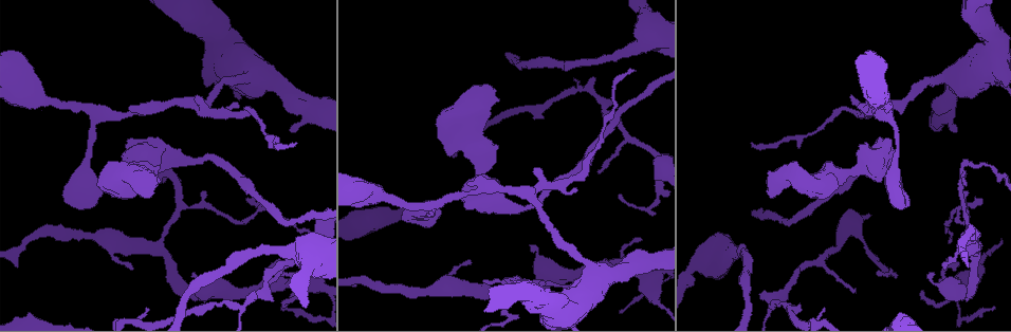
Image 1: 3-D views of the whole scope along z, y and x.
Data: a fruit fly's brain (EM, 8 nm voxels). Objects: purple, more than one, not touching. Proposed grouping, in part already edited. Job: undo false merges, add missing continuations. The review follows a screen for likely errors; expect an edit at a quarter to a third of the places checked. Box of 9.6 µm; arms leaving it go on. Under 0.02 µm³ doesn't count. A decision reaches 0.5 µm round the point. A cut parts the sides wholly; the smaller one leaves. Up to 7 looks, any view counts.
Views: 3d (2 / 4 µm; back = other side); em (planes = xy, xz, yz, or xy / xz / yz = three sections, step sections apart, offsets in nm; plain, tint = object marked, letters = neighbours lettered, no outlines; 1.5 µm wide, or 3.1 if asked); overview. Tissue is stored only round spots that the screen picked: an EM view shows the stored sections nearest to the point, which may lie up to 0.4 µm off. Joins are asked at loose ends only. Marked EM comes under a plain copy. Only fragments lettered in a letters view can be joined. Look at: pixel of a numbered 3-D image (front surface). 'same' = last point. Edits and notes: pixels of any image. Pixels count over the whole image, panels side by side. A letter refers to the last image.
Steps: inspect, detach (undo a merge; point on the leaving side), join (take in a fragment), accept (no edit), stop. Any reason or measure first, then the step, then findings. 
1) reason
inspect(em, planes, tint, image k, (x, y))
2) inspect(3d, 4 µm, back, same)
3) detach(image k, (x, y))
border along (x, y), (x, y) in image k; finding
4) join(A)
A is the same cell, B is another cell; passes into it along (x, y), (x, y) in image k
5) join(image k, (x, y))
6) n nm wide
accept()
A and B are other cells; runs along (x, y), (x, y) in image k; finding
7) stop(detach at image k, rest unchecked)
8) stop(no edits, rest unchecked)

free end
inspect(em, planes, letters, image 1, (948, 242))

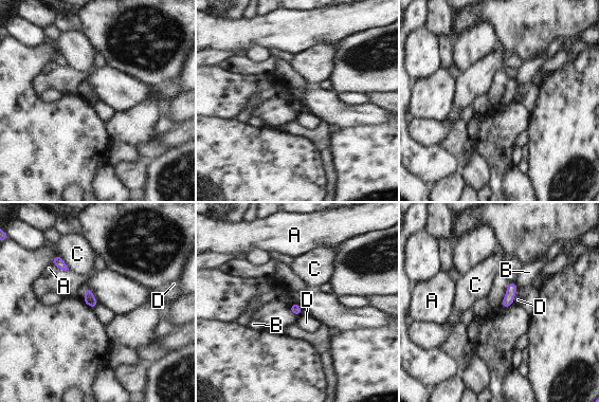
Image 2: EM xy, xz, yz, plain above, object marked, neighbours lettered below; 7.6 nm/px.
accept()
A, B, C and D are other cells; none of them fits

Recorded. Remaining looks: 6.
branch stops here
inspect(em, planes, letters, image 1, (574, 188))

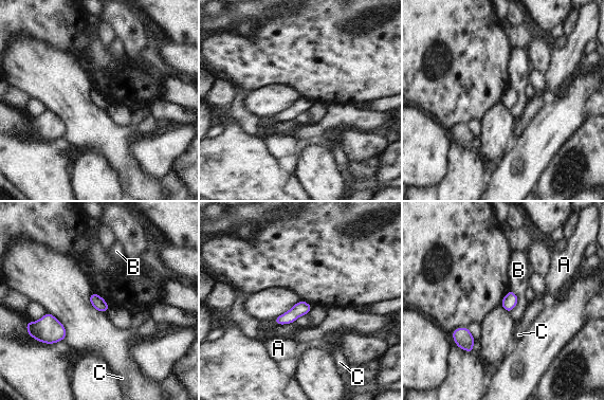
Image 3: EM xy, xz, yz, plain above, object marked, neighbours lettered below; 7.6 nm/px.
accept()
A, B and C are other cells; border along (510, 290), (518, 297) in image 3; no lettered fragment goes on from it

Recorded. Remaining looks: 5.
thin end
inspect(em, xy, step 8, tint, image 1, (470, 264))

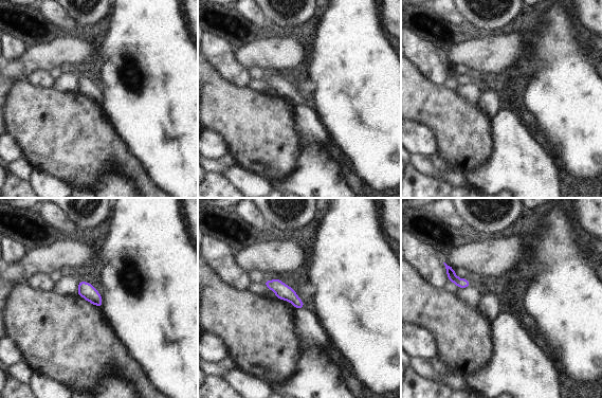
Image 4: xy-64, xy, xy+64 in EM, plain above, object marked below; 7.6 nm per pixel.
cut it another way
inspect(em, planes, letters, same)

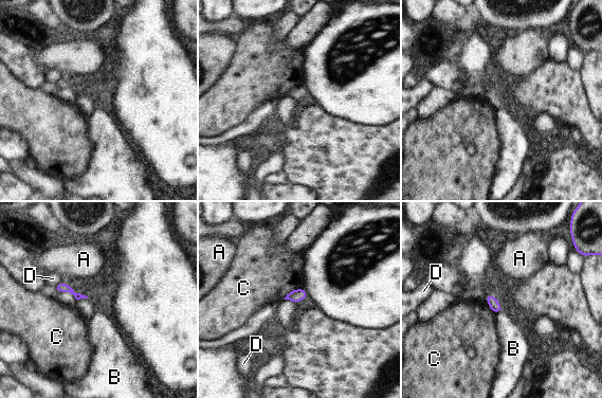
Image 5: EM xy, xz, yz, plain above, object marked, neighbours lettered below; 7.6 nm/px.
accept()
A, B, C and D are other cells; border along (500, 310), (496, 314) in image 5; no lettered fragment goes on from it

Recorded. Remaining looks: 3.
stop(no edits, rest unchecked)

